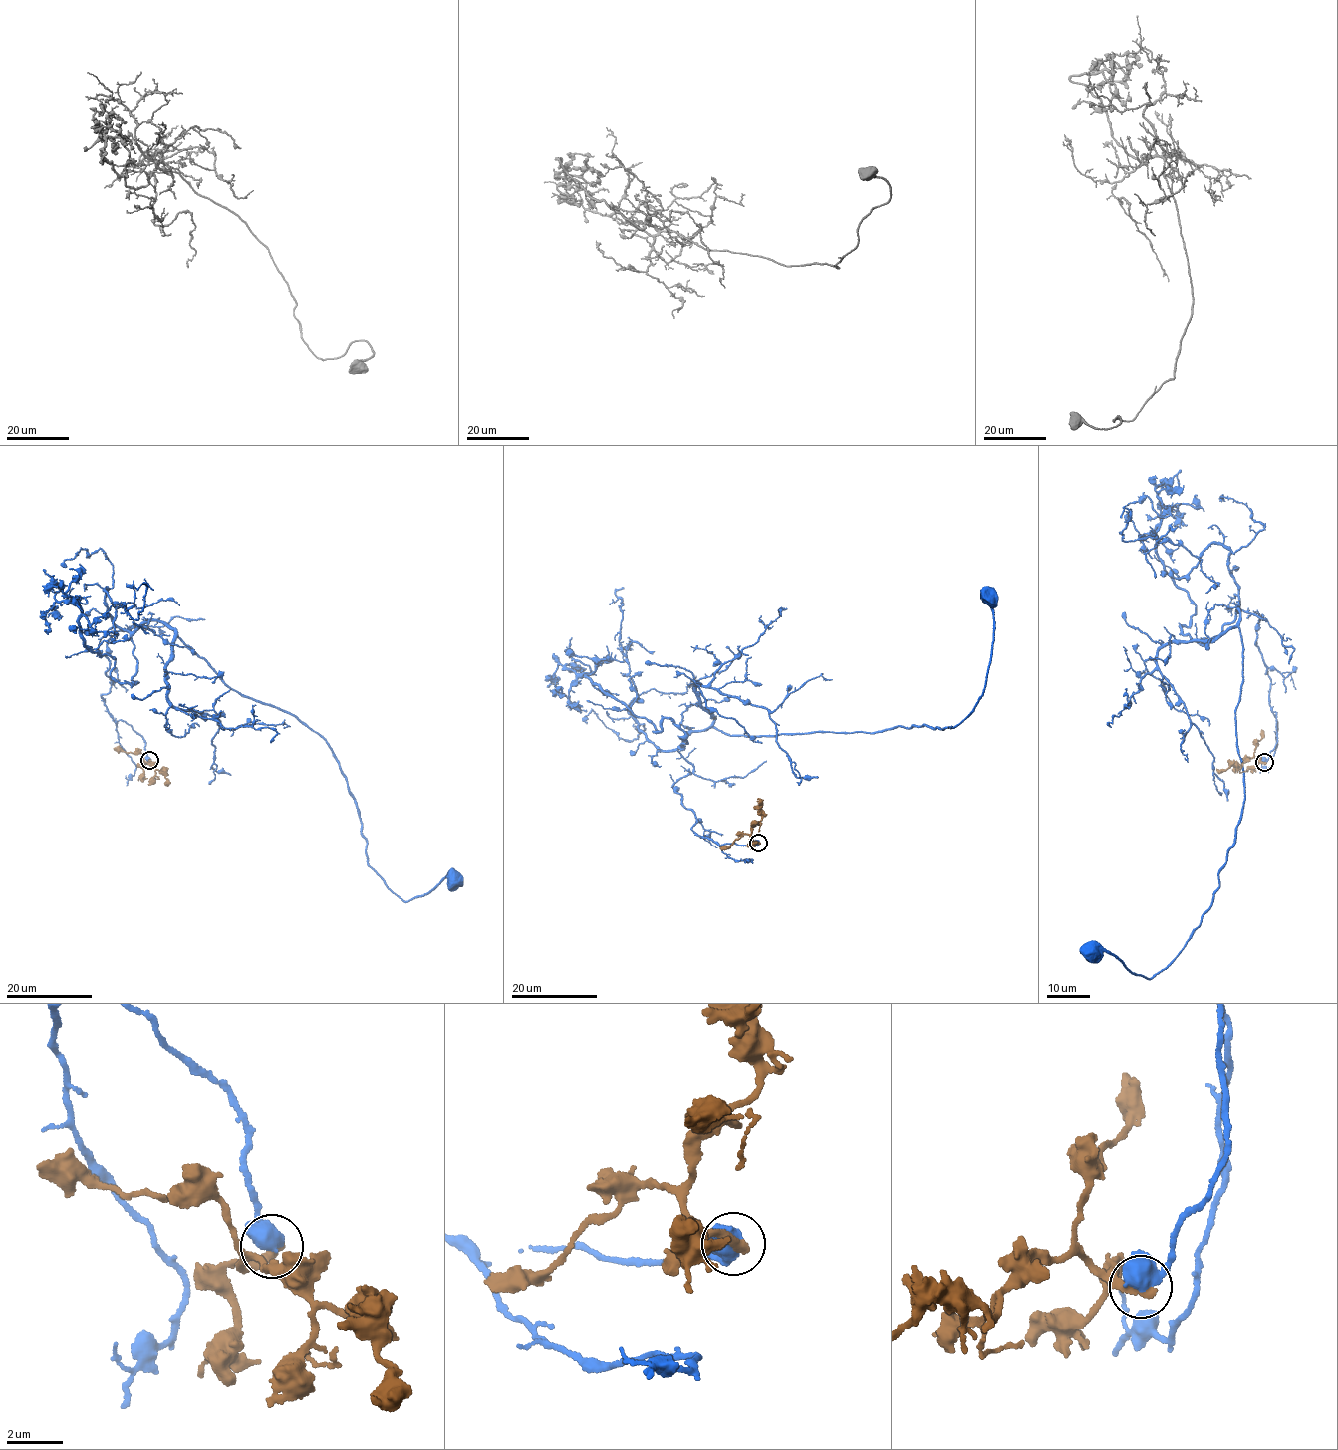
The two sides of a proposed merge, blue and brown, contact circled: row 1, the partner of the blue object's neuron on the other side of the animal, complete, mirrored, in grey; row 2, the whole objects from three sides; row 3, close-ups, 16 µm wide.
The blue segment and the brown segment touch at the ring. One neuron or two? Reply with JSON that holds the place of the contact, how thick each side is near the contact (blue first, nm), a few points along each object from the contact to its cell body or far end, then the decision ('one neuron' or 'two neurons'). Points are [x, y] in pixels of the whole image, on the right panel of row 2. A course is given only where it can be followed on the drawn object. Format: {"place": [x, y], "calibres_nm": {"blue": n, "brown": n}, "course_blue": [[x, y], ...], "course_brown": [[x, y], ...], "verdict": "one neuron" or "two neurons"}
{"place": [1264, 762], "calibres_nm": {"blue": 500, "brown": 360}, "course_blue": [[1263, 762], [1276, 740], [1255, 644], [1264, 619], [1236, 607], [1245, 795], [1210, 905], [1148, 979], [1090, 951]], "course_brown": [[1263, 762], [1254, 758], [1246, 758], [1242, 766], [1216, 768]], "verdict": "two neurons"}

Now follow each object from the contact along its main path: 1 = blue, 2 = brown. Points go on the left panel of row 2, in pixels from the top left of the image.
1: (148, 761), (101, 695), (108, 641), (163, 620), (233, 689), (326, 741), (390, 889), (406, 902), (454, 879)
2: (148, 761), (145, 763), (162, 769), (168, 781), (164, 783)

